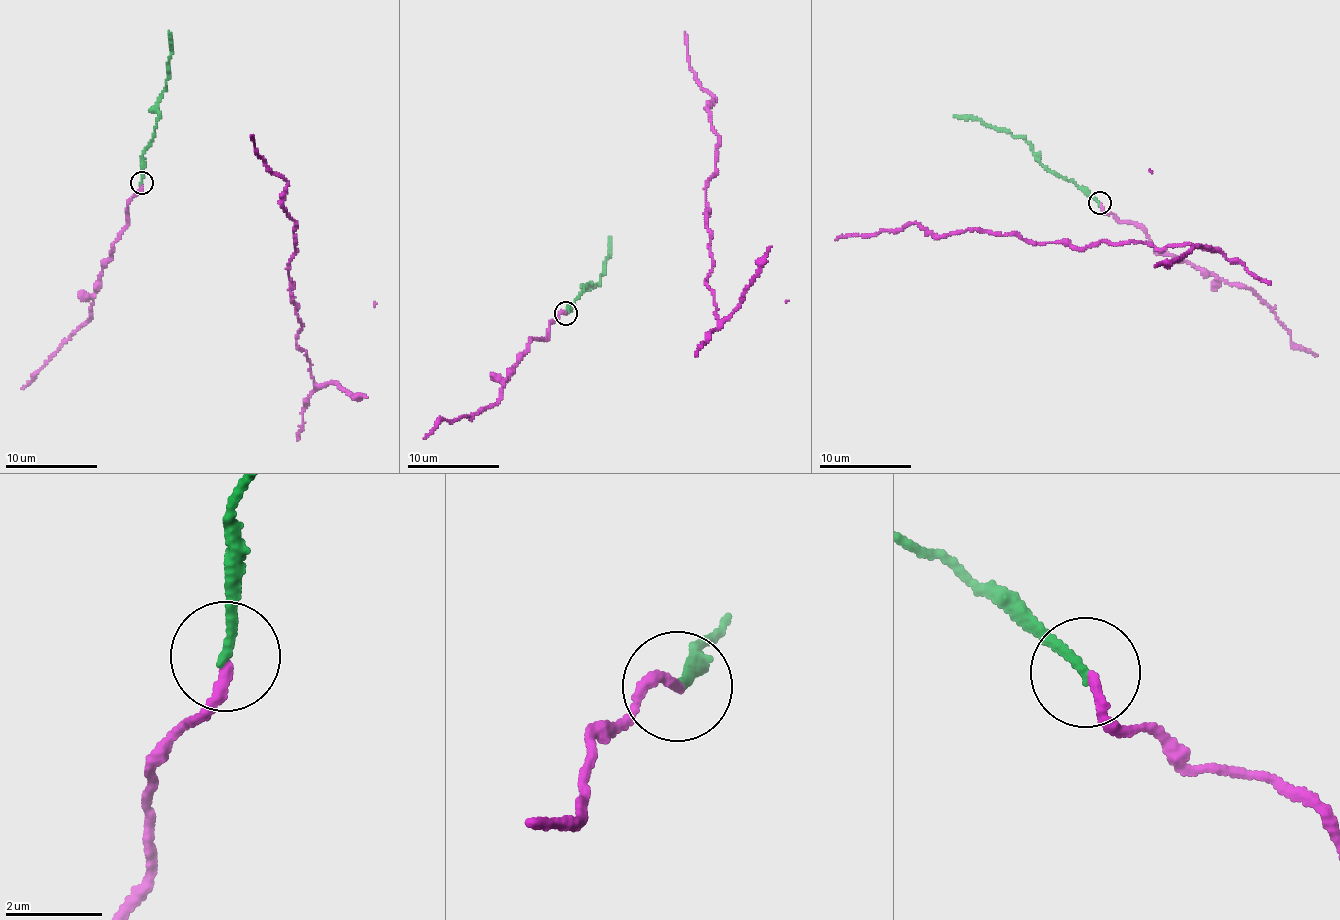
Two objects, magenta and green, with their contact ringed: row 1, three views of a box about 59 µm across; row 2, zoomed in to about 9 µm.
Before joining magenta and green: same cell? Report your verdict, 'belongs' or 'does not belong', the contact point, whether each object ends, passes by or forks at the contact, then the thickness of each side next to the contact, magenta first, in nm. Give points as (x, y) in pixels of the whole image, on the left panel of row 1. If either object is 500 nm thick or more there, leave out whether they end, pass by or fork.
belongs; at (141, 183); magenta ends there; green ends there; 180 nm thick on the magenta side, 190 nm on the other

